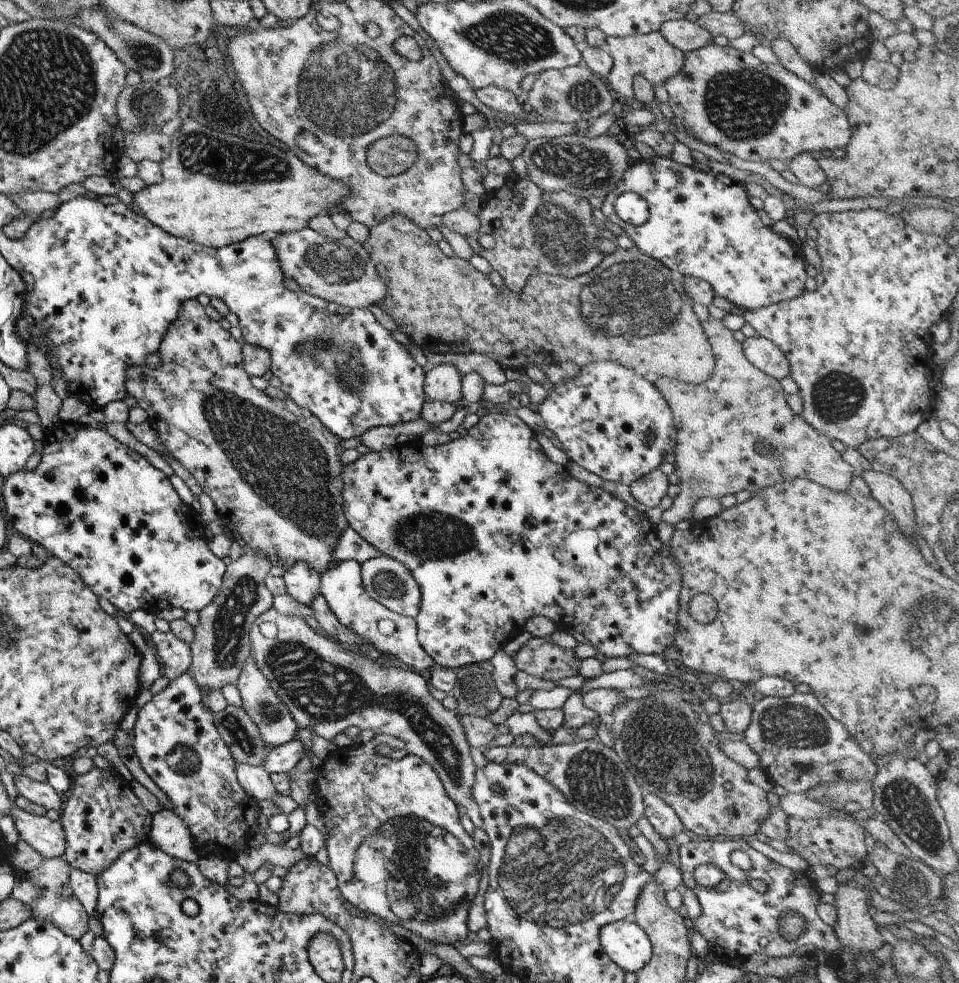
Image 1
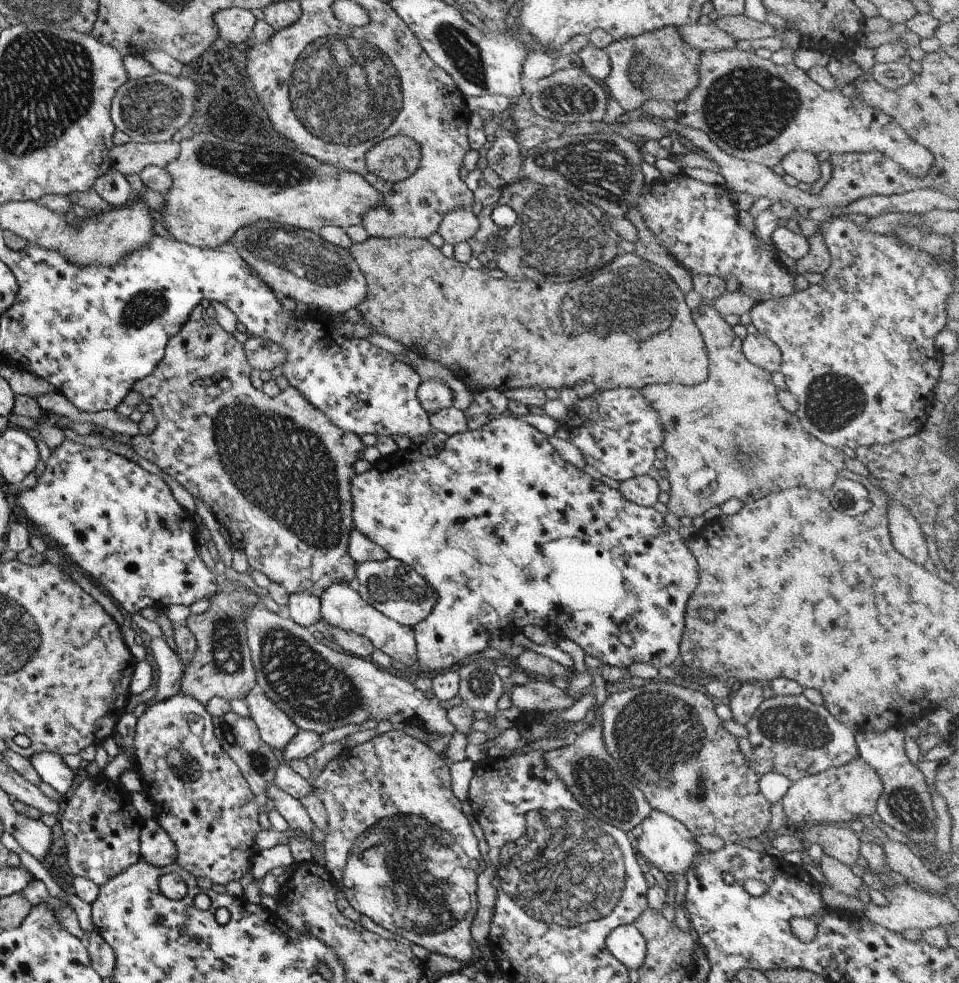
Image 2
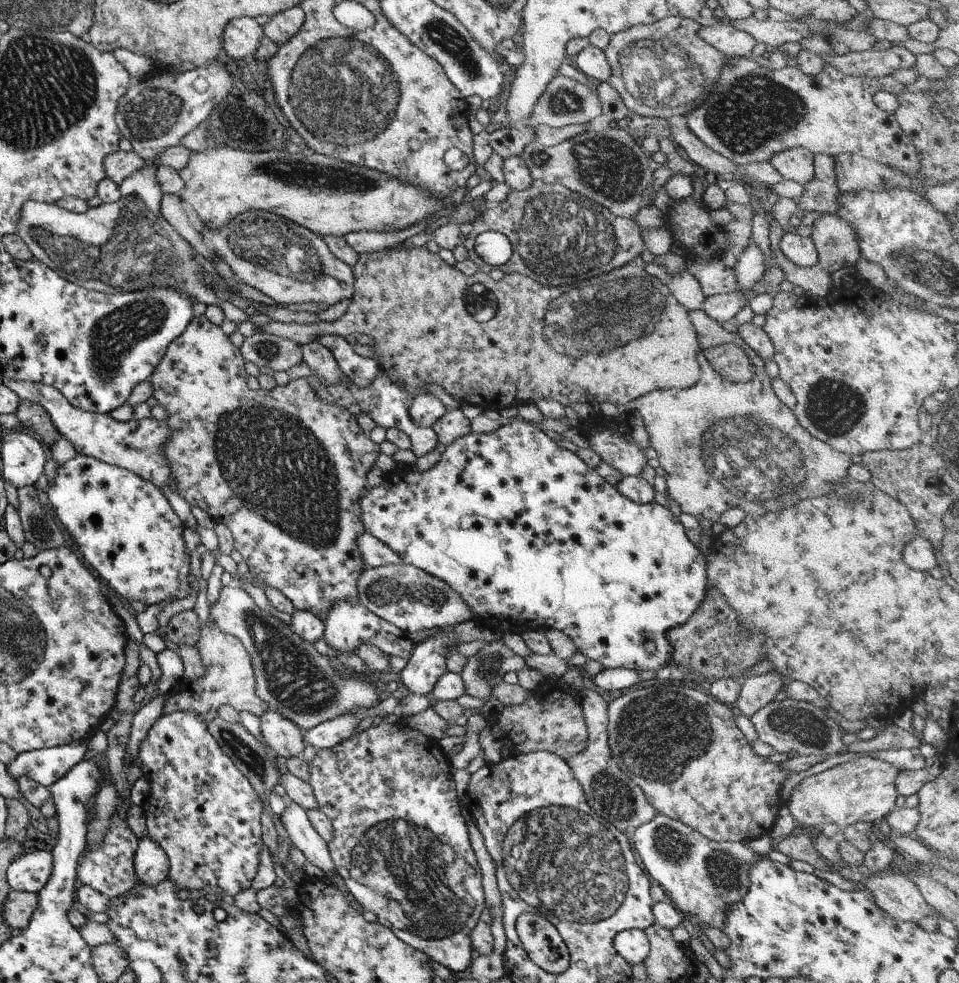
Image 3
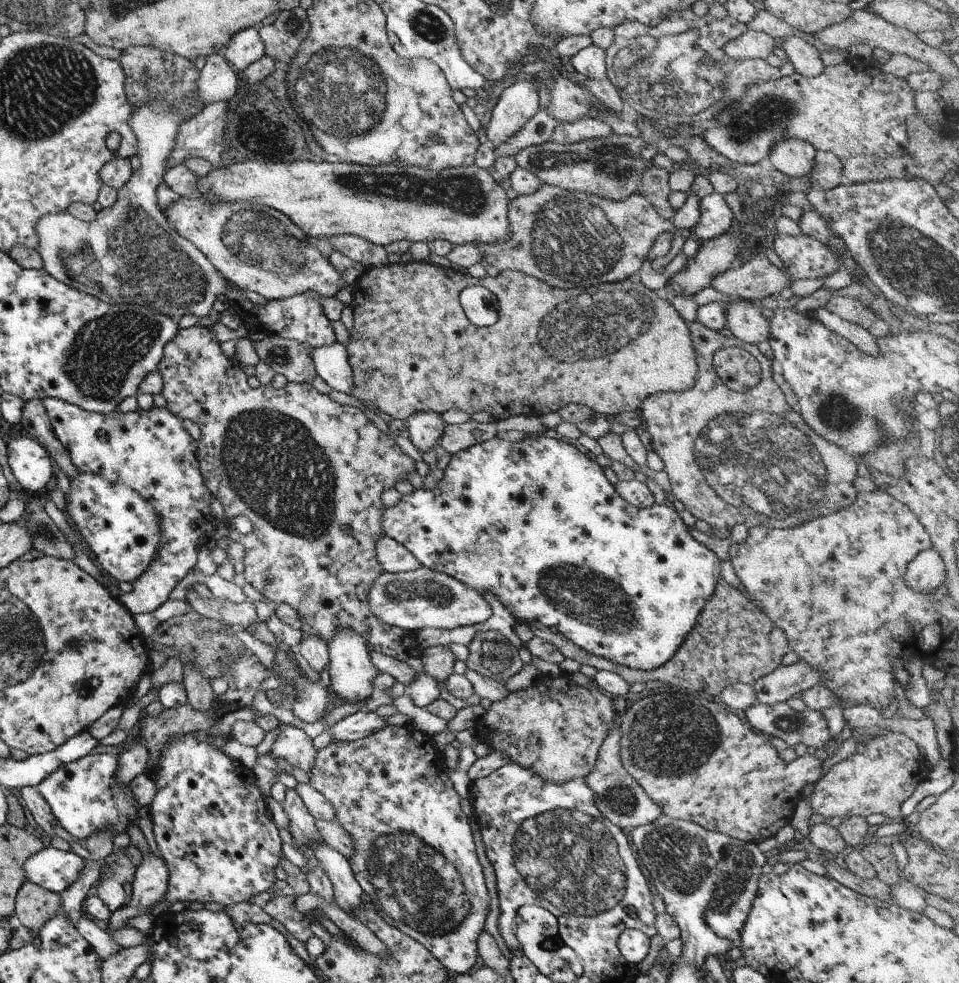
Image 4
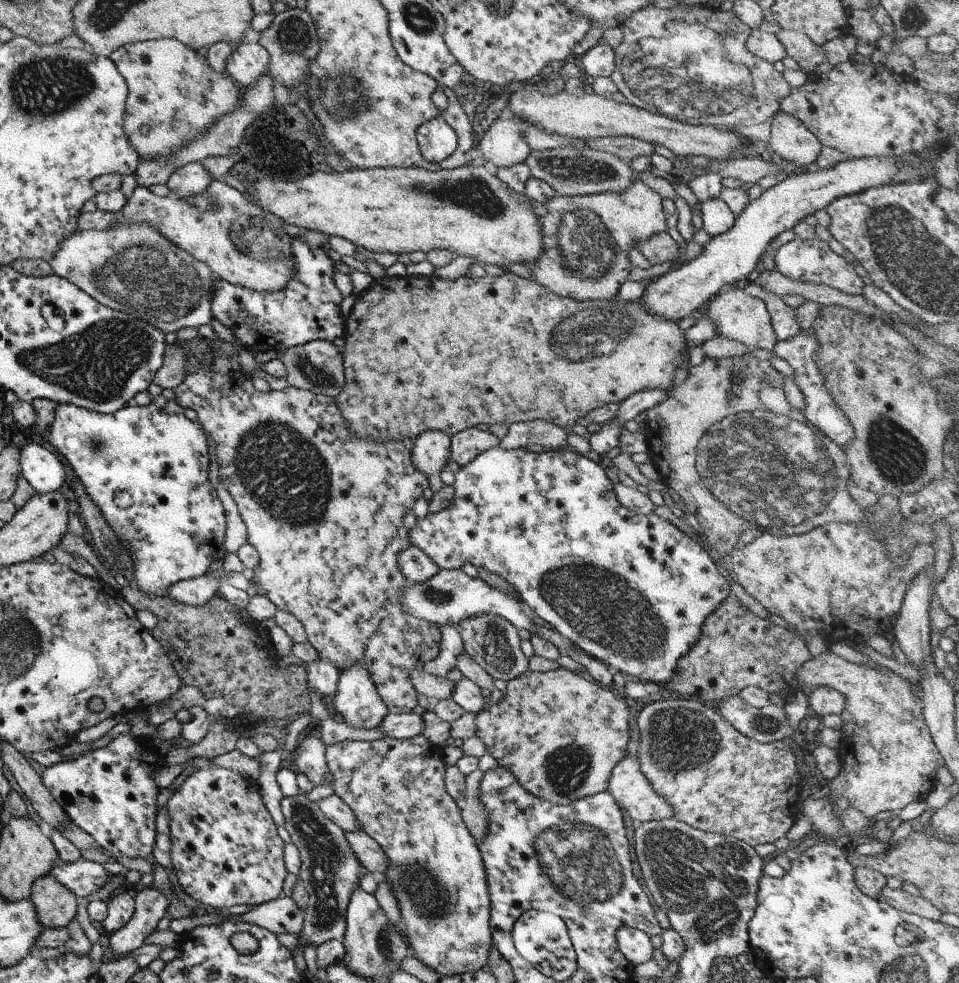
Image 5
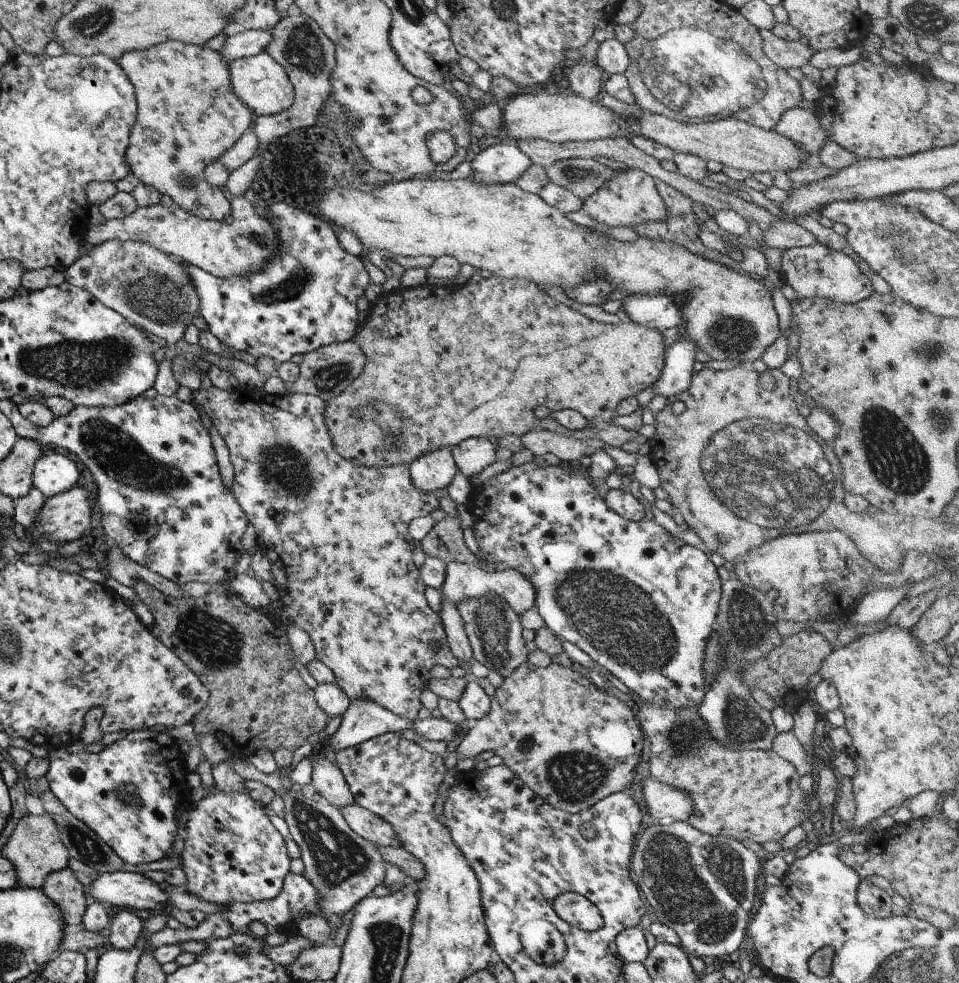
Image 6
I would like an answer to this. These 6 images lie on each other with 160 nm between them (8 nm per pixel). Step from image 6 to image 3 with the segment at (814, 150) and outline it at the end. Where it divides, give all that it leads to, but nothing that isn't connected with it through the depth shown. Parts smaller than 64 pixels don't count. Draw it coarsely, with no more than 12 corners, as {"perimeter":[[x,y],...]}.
{"perimeter":[[803,147],[775,153],[769,160],[782,178],[812,180],[812,154]]}

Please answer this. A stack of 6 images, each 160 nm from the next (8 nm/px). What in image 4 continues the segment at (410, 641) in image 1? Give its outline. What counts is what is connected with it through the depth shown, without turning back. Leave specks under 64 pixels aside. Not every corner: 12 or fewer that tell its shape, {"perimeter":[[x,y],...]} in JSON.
{"perimeter":[[349,629],[326,643],[335,703],[373,695],[379,673]]}

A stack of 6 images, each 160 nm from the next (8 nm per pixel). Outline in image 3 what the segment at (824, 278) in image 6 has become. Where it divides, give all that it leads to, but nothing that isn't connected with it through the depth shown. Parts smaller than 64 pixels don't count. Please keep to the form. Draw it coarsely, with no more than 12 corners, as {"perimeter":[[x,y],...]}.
{"perimeter":[[784,232],[779,248],[798,267],[809,268],[818,254],[809,236]]}

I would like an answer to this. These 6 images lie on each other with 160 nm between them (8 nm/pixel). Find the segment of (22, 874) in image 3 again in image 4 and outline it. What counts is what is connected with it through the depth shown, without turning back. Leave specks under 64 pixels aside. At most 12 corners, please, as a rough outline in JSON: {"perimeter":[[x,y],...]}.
{"perimeter":[[53,844],[25,860],[27,881],[60,893],[86,862]]}

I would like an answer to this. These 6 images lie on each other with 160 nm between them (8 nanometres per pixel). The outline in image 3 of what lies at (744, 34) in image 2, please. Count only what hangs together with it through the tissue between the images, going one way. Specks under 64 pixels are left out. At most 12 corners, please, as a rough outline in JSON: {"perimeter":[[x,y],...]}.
{"perimeter":[[801,20],[763,21],[731,21],[757,42],[781,46],[809,36]]}

